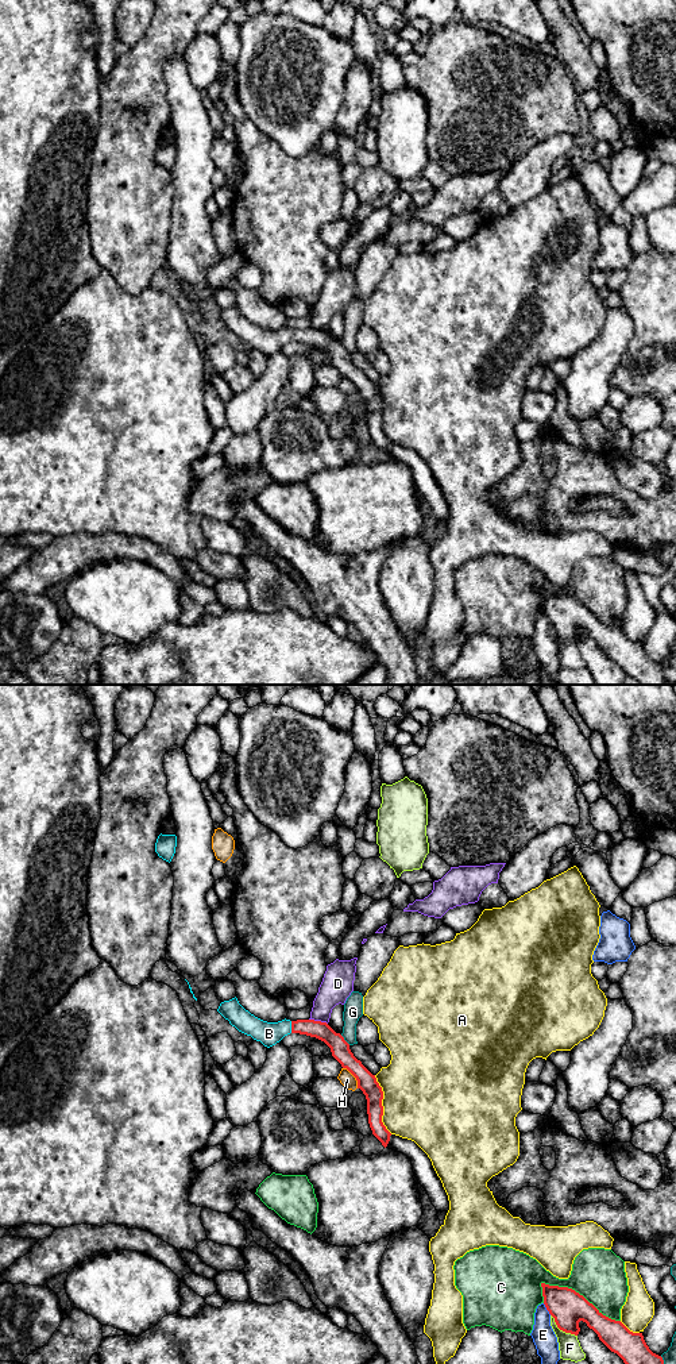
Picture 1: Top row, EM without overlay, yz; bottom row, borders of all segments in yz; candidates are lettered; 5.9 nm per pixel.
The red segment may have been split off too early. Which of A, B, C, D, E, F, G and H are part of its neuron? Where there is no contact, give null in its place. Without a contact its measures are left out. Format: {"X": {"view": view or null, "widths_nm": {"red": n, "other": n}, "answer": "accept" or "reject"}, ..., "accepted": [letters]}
{"A": {"view": "yz", "widths_nm": {"red": 110, "other": 480}, "answer": "reject"}, "B": {"view": "yz", "widths_nm": {"red": 110, "other": 140}, "answer": "accept"}, "C": {"view": "yz", "widths_nm": {"red": 220, "other": 320}, "answer": "reject"}, "D": {"view": "yz", "widths_nm": {"red": 110, "other": 190}, "answer": "reject"}, "E": {"view": "yz", "widths_nm": {"red": 220, "other": 140}, "answer": "reject"}, "F": {"view": "yz", "widths_nm": {"red": 220, "other": 130}, "answer": "reject"}, "G": {"view": "yz", "widths_nm": {"red": 110, "other": 110}, "answer": "reject"}, "H": {"view": "yz", "widths_nm": {"red": 110, "other": 90}, "answer": "reject"}, "accepted": ["B"]}

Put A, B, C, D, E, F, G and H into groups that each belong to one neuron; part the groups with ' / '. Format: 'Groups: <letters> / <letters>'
Groups: A / B / C / D / E / F / G / H

